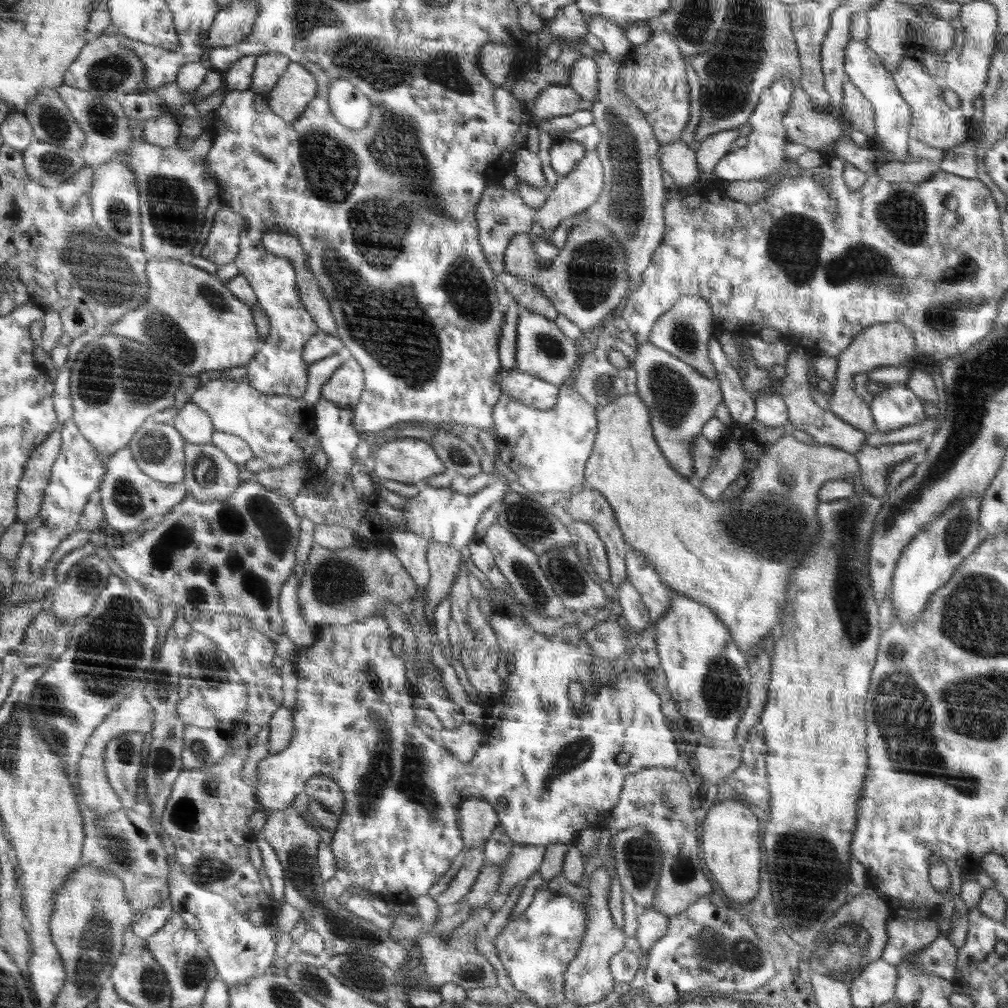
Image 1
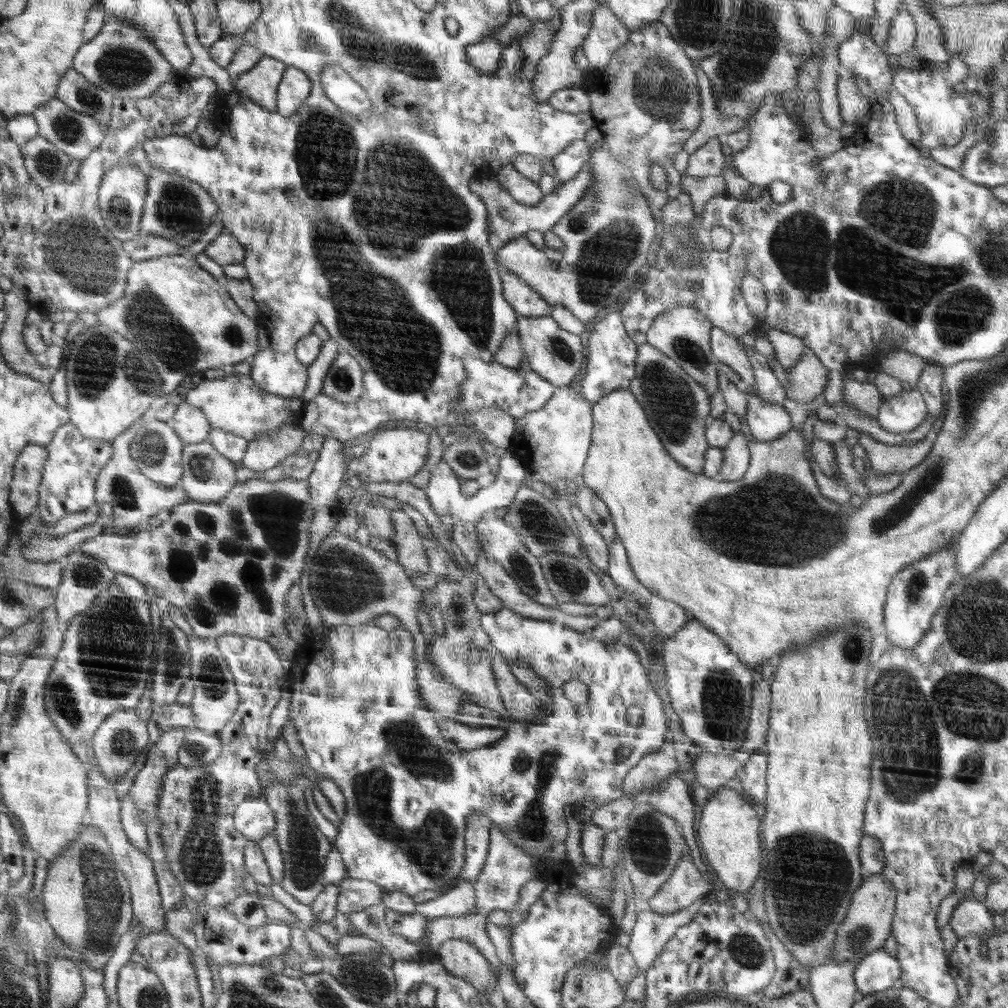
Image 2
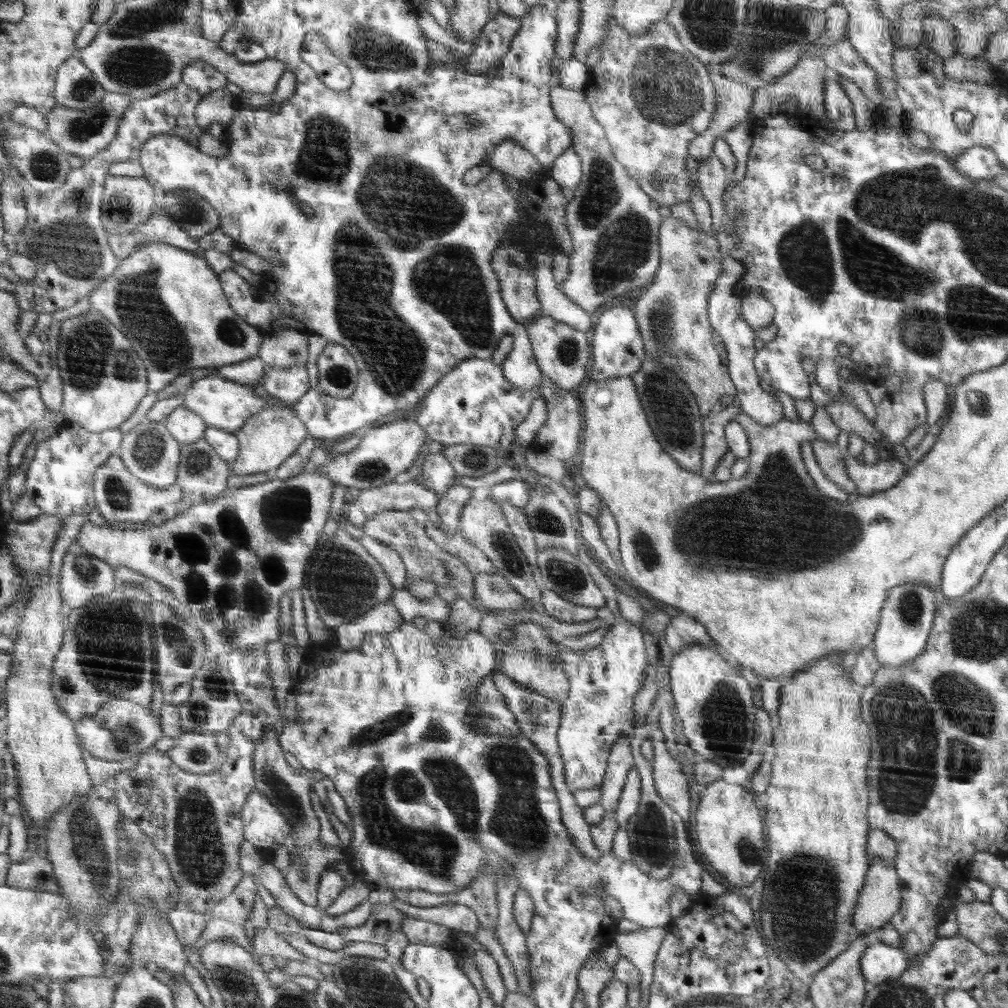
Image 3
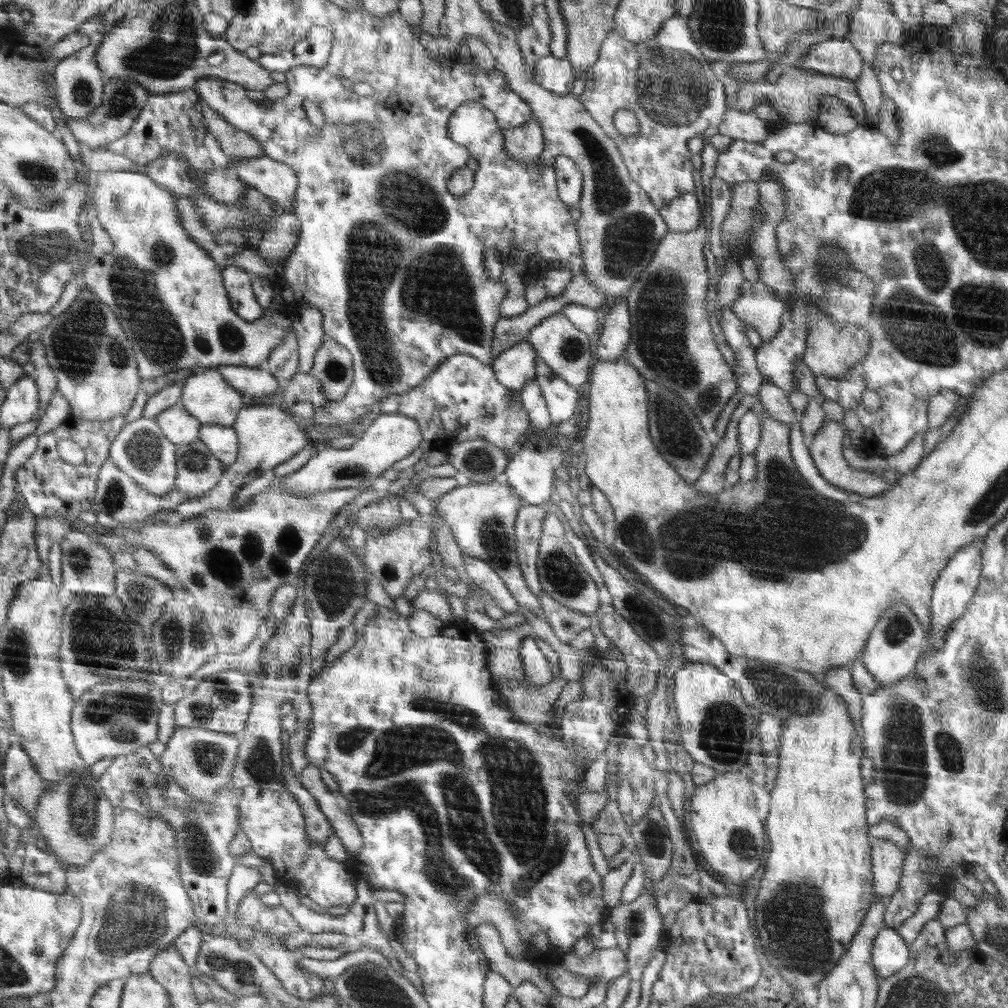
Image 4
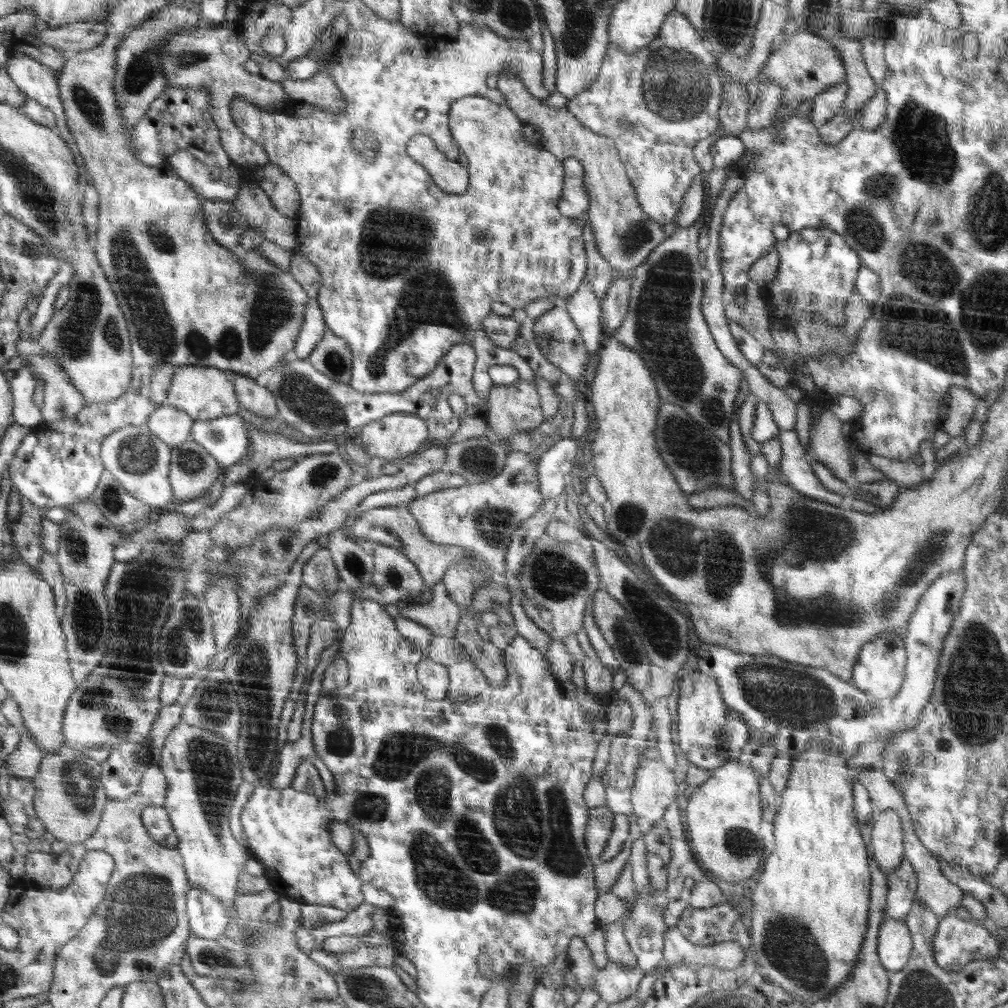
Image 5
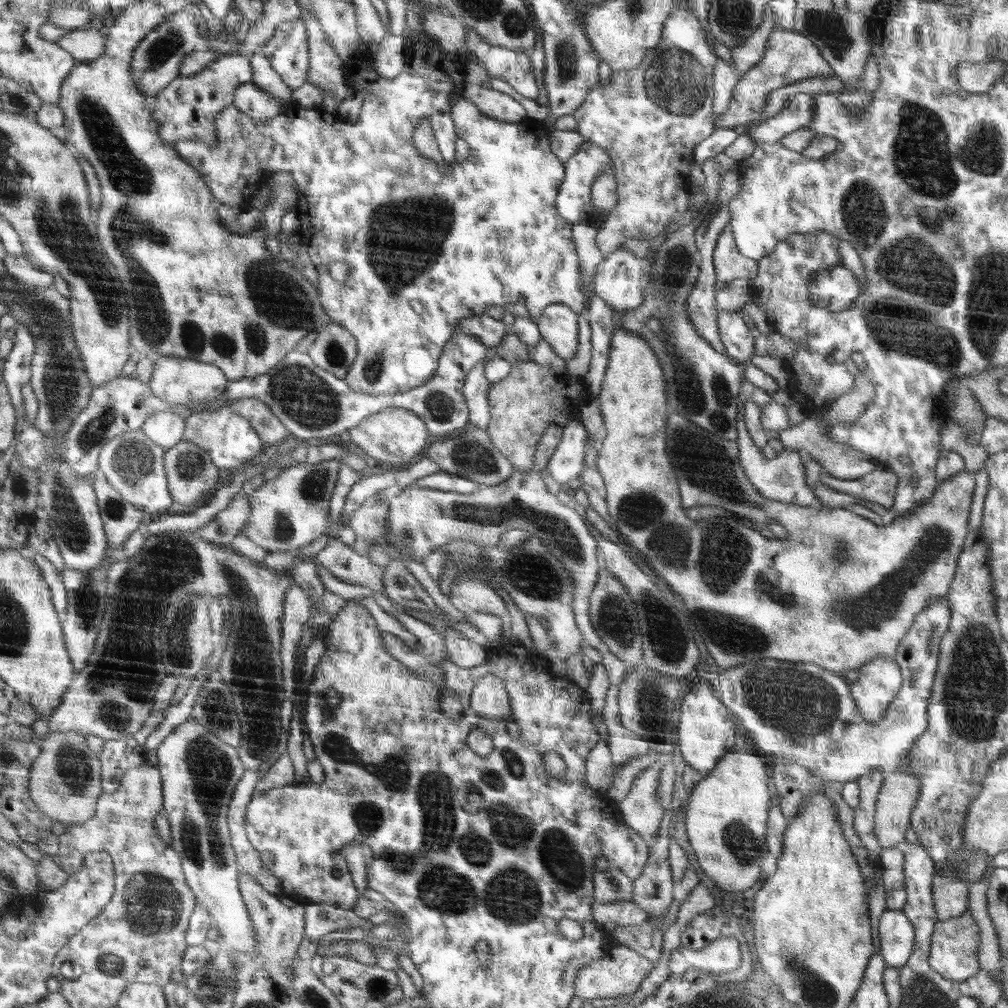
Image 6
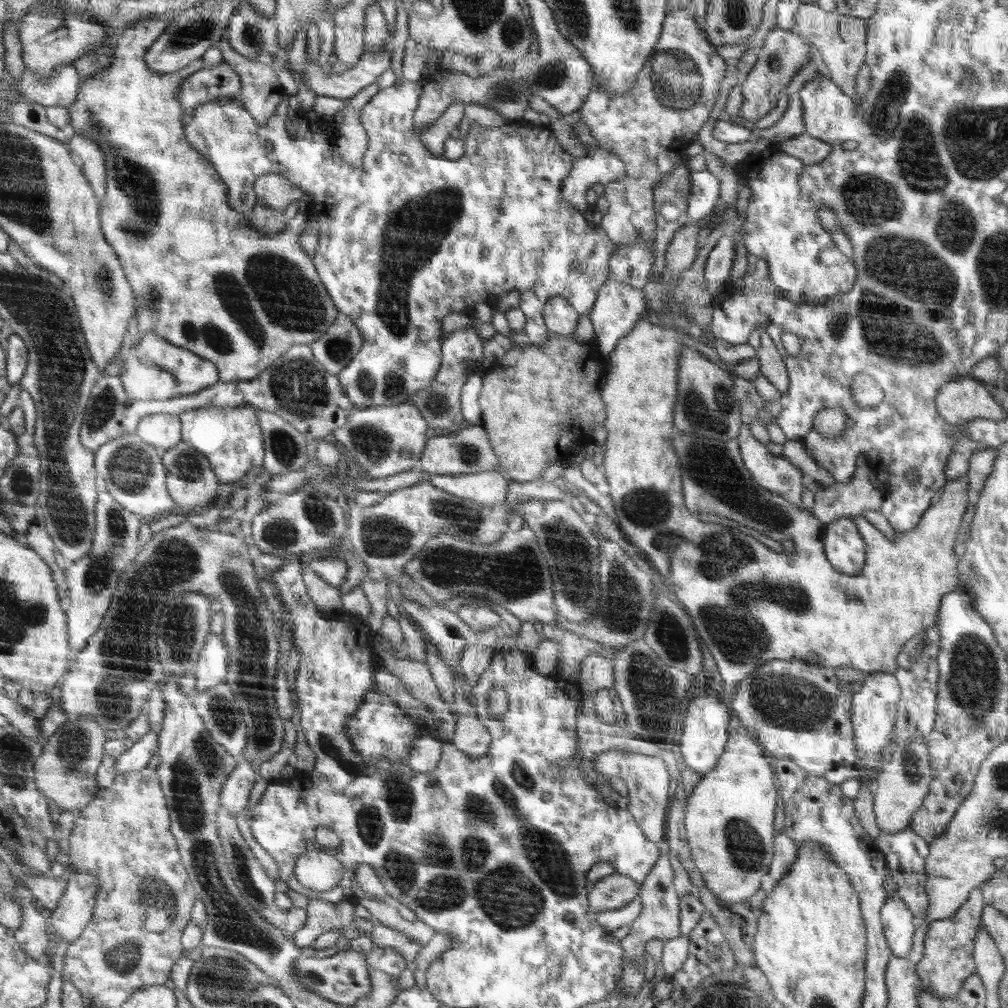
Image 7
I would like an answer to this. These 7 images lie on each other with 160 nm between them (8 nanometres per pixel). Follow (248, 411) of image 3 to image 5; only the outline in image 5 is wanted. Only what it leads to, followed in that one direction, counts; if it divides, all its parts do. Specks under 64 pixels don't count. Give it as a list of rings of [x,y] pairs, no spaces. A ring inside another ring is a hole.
[[[177,367],[167,390],[165,405],[184,410],[195,421],[216,420],[224,416],[238,415],[240,402],[235,385],[227,372],[214,367]]]

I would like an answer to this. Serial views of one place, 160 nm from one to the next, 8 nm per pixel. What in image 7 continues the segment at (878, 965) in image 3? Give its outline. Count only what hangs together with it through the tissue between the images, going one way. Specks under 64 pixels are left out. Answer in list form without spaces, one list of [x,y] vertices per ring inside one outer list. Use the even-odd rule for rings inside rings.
[[[890,897],[880,909],[883,933],[894,957],[905,957],[911,951],[917,923],[912,911],[898,898]]]

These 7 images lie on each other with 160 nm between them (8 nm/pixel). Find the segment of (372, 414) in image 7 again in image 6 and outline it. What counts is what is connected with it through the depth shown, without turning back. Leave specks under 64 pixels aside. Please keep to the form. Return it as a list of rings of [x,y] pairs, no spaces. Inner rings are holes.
[[[384,408],[382,412],[368,416],[362,423],[352,427],[346,434],[350,434],[352,442],[356,442],[358,451],[372,456],[375,460],[386,466],[394,468],[408,468],[414,463],[414,458],[421,454],[420,450],[426,446],[428,431],[424,420],[414,412],[404,408]],[[314,442],[306,455],[306,463],[284,465],[276,480],[264,481],[261,487],[248,494],[251,513],[241,532],[267,552],[297,551],[328,532],[333,524],[332,496],[336,496],[340,468],[344,468],[341,459],[334,460],[339,456],[342,456],[340,446],[332,442],[316,446]]]

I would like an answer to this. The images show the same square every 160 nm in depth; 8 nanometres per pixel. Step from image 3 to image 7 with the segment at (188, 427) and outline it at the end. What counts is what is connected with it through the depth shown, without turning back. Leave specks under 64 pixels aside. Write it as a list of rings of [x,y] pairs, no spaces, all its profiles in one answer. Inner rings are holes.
[[[152,414],[139,421],[134,433],[159,451],[165,451],[182,442],[182,422],[178,415]]]

